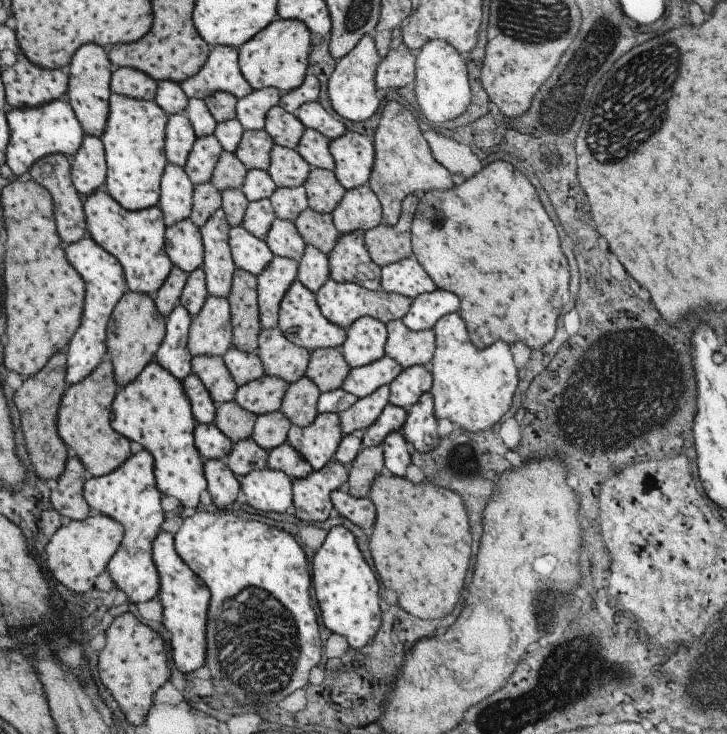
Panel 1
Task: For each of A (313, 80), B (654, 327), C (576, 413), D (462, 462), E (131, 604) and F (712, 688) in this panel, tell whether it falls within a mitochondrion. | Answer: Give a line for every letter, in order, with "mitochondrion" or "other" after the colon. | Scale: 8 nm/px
A: other
B: other
C: mitochondrion
D: mitochondrion
E: other
F: mitochondrion

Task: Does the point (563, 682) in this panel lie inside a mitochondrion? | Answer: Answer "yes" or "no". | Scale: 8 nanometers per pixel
yes

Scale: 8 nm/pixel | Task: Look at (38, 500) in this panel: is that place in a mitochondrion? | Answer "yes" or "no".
no

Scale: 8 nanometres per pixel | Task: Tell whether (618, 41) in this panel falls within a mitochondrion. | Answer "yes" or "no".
yes

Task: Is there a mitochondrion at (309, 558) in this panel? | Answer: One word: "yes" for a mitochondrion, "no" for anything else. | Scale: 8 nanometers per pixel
no

